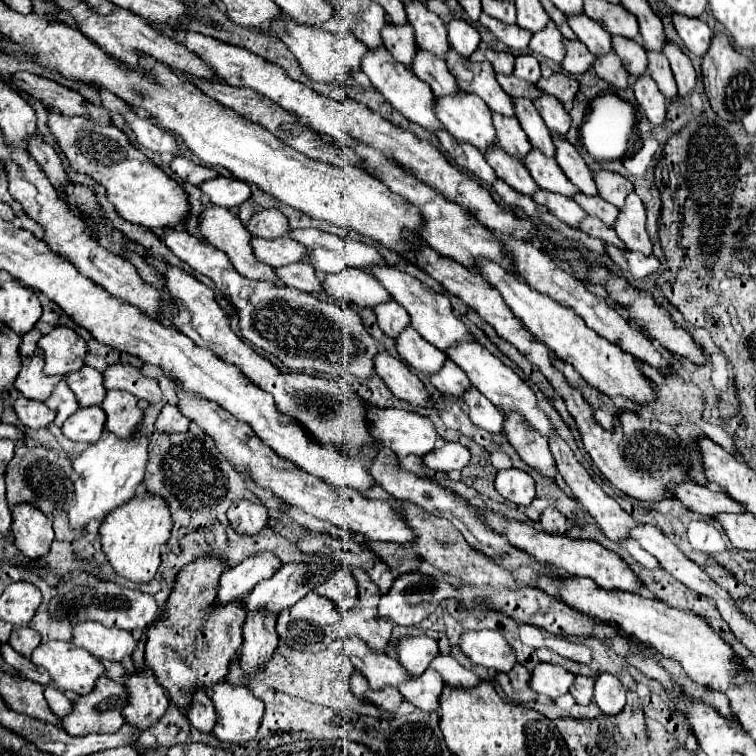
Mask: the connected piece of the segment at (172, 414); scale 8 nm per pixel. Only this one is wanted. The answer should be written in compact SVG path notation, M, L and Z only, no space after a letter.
M166 405L156 419L158 433L186 433L188 425L190 421L178 411L176 405Z

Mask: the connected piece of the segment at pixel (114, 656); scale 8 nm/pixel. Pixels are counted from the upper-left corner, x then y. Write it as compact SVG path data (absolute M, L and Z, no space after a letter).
M78 623L74 625L74 639L76 647L86 649L96 659L108 661L122 661L130 657L138 645L138 639L132 631L104 627L102 623Z

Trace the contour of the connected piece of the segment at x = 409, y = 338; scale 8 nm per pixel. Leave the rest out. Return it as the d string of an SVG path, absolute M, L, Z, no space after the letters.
M412 327L402 331L402 337L396 339L396 349L410 367L426 375L438 373L446 363L446 355L442 355L442 351L438 351L434 345L426 343L426 339L422 339Z

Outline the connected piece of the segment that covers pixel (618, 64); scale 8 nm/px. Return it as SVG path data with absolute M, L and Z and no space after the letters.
M612 51L612 55L606 55L602 59L596 59L594 71L596 71L596 75L600 79L608 81L608 85L614 87L616 91L624 91L630 85L628 71L622 67L622 61L618 59L618 55L614 51Z

